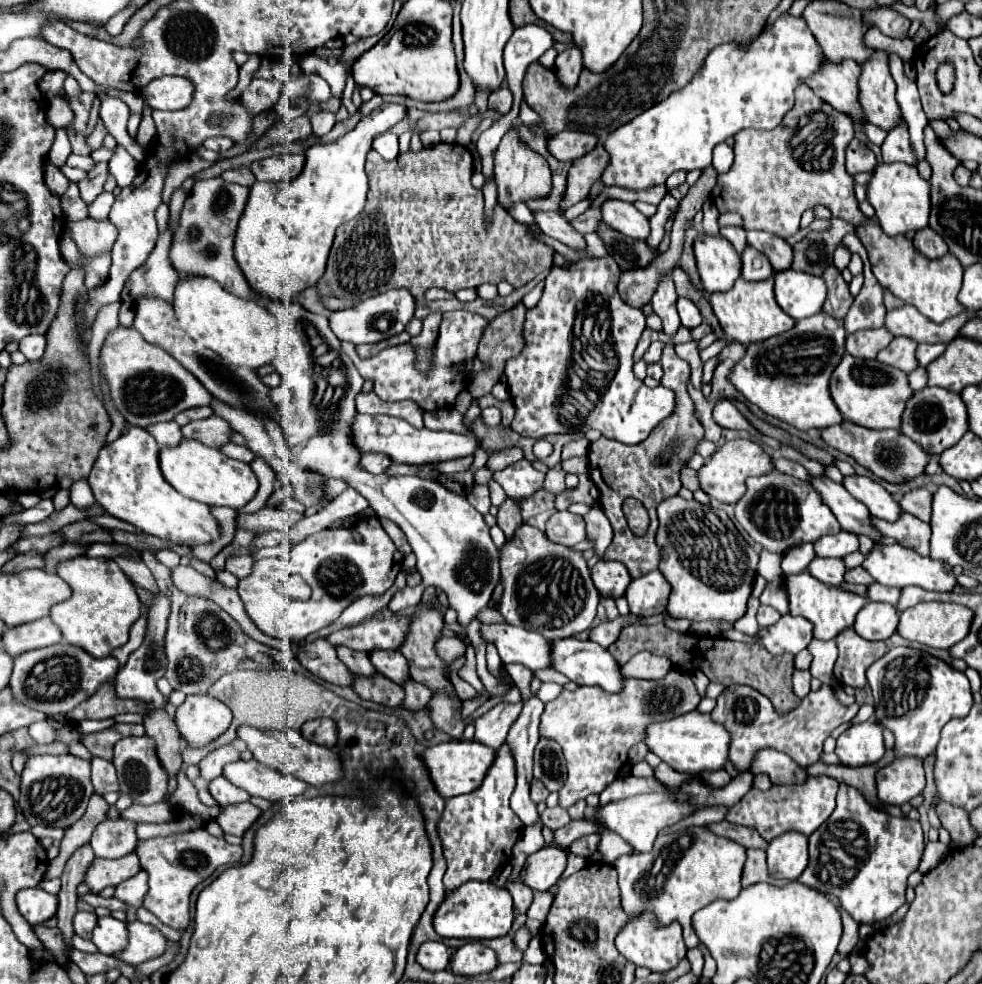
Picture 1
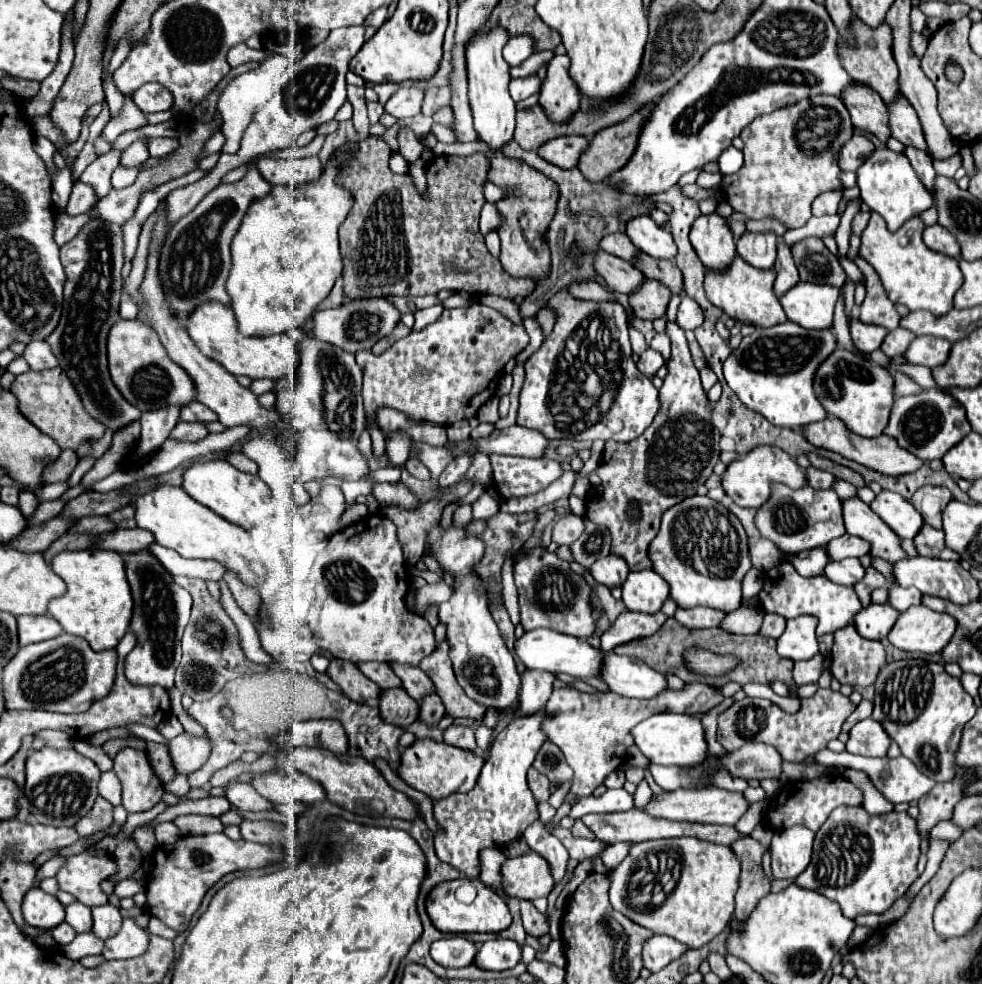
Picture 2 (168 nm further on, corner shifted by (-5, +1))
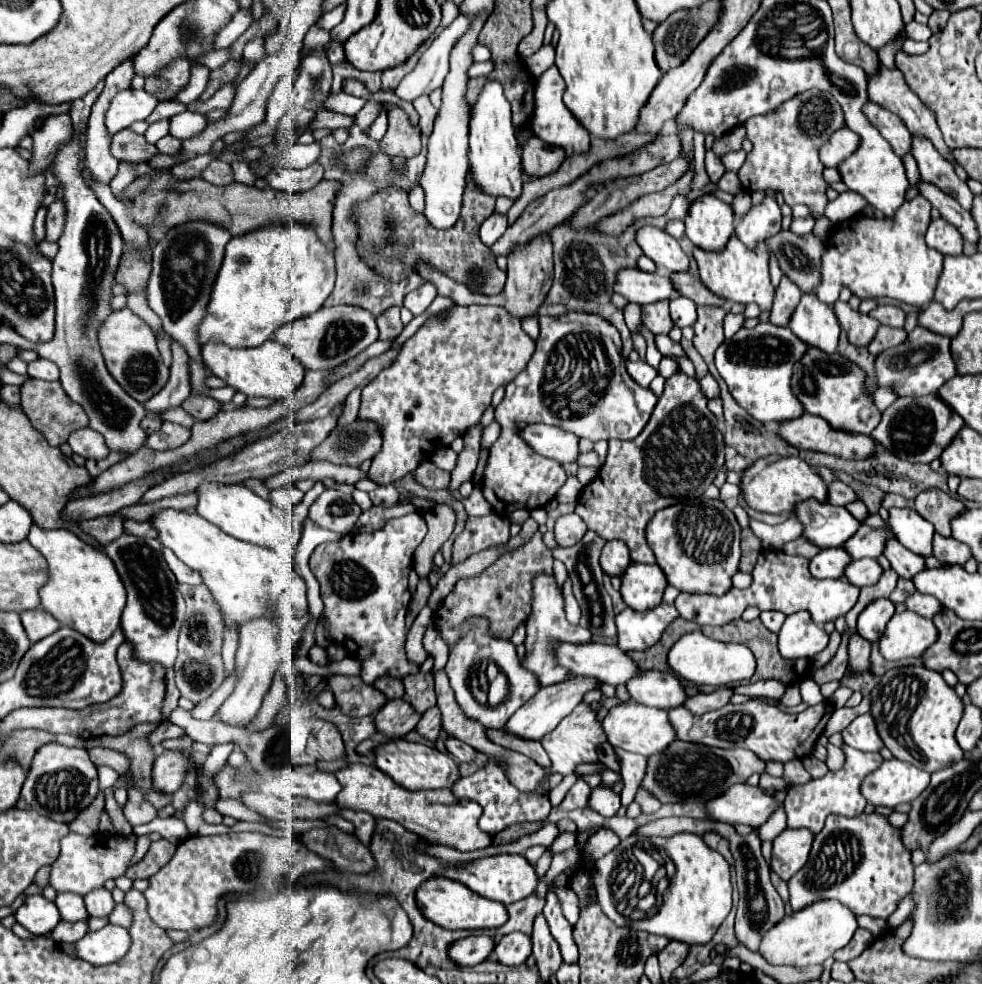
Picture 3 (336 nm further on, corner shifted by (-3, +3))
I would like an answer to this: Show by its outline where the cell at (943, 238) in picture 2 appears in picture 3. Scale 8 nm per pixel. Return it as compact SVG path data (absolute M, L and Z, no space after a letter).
M943 218L933 220L929 224L929 230L925 234L925 242L929 248L939 250L945 256L959 256L963 252L963 238L959 238L959 232L949 222L943 222Z

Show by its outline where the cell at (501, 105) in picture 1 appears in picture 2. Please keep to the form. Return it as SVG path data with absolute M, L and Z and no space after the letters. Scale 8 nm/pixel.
M531 74L527 78L517 78L517 80L511 80L509 84L509 94L515 102L521 102L533 94L537 94L541 88L541 78L537 74Z

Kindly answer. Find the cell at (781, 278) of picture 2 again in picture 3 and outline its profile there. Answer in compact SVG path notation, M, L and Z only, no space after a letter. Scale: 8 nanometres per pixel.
M787 276L781 278L777 290L775 290L775 302L771 308L771 322L777 326L787 326L795 306L799 304L801 290L795 286Z

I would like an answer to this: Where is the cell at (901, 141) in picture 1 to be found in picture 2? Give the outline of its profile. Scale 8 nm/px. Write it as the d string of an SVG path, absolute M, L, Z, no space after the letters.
M905 148L903 154L909 158L913 170L917 172L917 176L921 178L921 182L925 184L925 188L927 188L931 194L935 194L935 176L937 176L937 174L935 174L933 164L931 164L931 160L927 158L927 154L921 152L921 150L917 150L917 148Z

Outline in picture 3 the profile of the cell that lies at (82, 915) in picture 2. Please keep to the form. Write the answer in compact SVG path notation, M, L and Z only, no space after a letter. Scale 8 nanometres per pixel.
M59 892L55 898L55 906L59 908L61 920L67 922L79 922L79 920L87 920L89 914L83 906L83 898L71 892Z

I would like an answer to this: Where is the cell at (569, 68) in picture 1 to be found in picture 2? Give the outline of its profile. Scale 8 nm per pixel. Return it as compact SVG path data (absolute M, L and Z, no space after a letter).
M565 54L553 56L551 62L547 64L547 76L539 90L539 106L549 116L549 120L557 124L565 124L577 112L581 100L567 72L569 58Z

